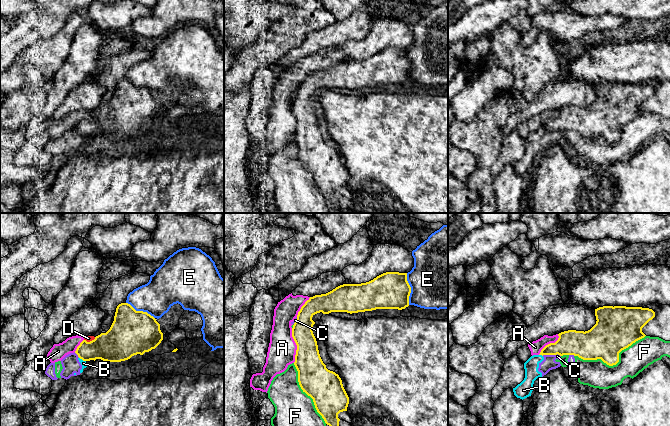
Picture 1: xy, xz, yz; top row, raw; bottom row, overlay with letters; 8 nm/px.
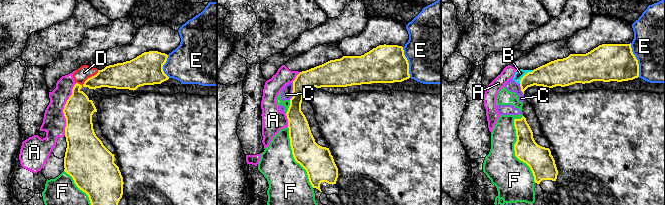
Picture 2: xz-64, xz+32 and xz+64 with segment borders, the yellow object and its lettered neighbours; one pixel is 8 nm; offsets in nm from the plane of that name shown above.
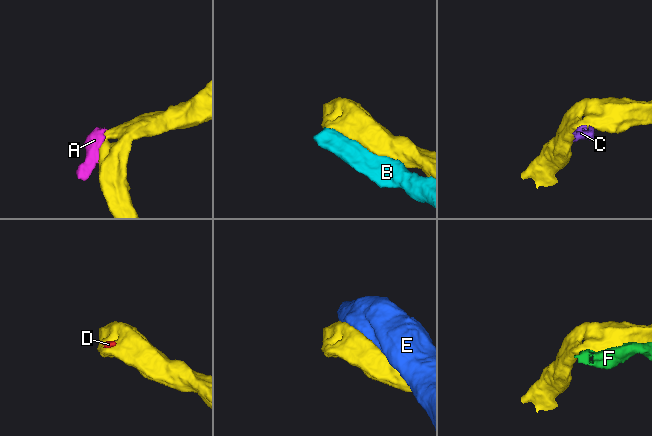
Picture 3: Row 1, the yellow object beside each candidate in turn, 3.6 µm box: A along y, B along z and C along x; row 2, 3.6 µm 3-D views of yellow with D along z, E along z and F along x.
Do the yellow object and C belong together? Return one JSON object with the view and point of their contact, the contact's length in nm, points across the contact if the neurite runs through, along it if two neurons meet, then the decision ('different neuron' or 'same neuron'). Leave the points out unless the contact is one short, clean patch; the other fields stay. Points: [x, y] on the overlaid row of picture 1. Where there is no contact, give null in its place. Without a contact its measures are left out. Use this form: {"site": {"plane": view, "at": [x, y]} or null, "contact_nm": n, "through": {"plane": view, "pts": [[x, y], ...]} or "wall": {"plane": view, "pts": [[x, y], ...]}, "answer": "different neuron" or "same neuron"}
{"site": {"plane": "yz", "at": [551, 354]}, "contact_nm": 150, "wall": {"plane": "yz", "pts": [[542, 355], [558, 354], [560, 356]]}, "answer": "different neuron"}

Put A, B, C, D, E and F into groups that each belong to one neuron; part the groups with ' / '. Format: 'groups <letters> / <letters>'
groups A D / B C F / E

